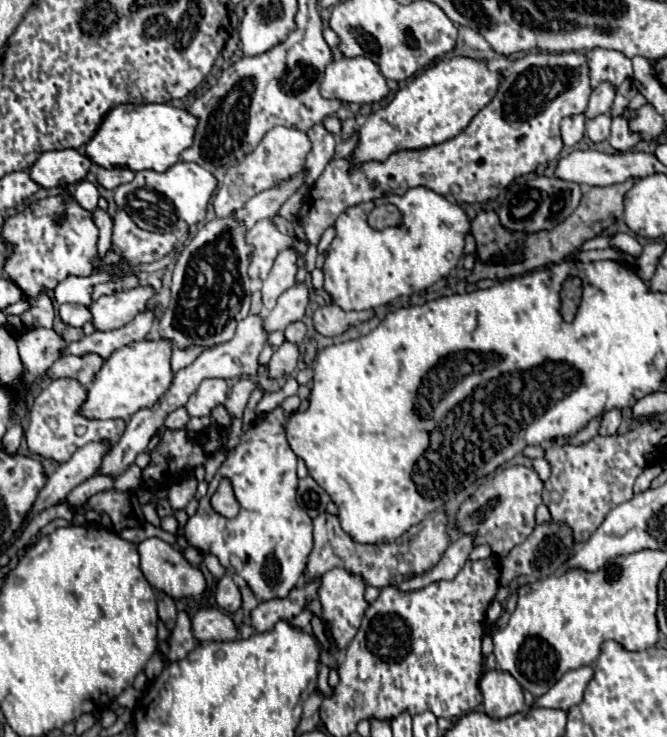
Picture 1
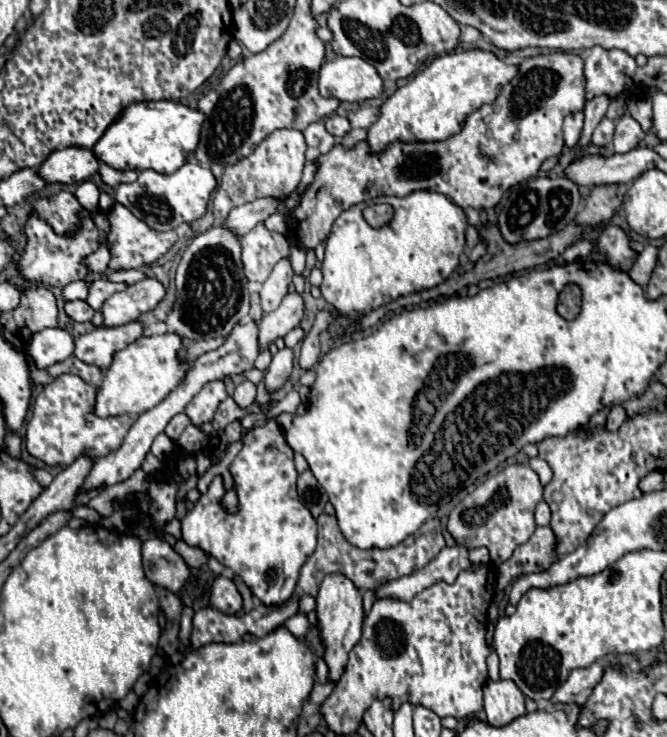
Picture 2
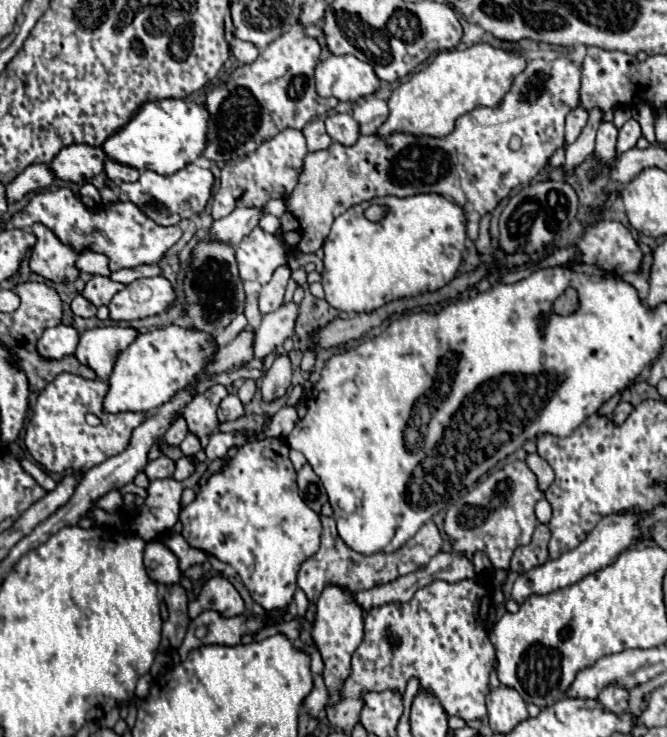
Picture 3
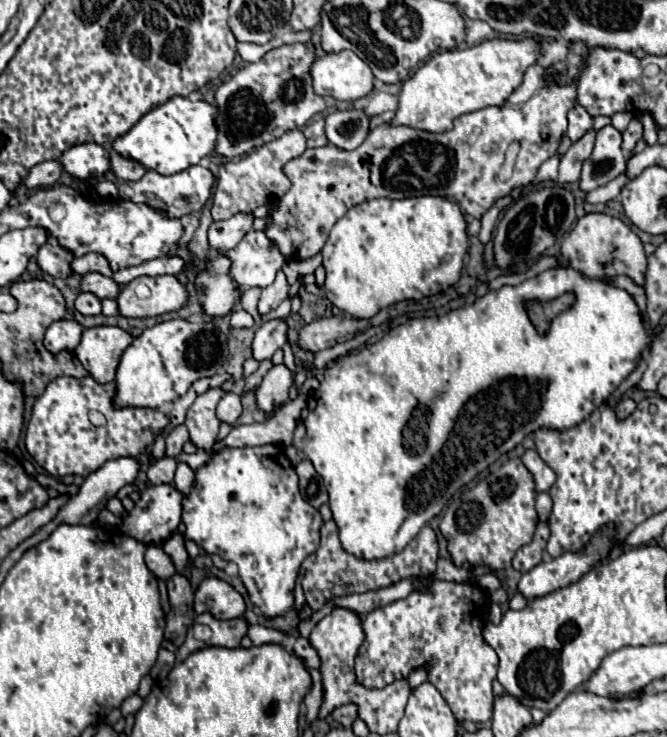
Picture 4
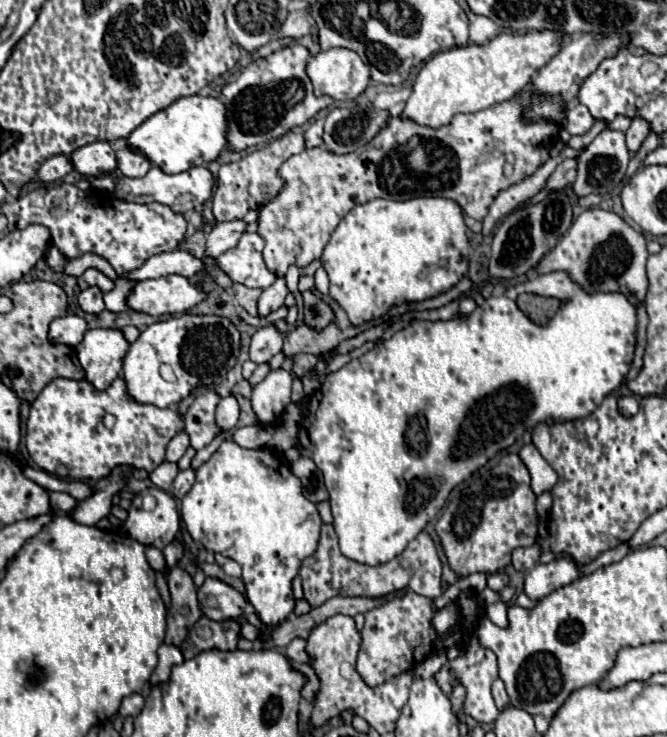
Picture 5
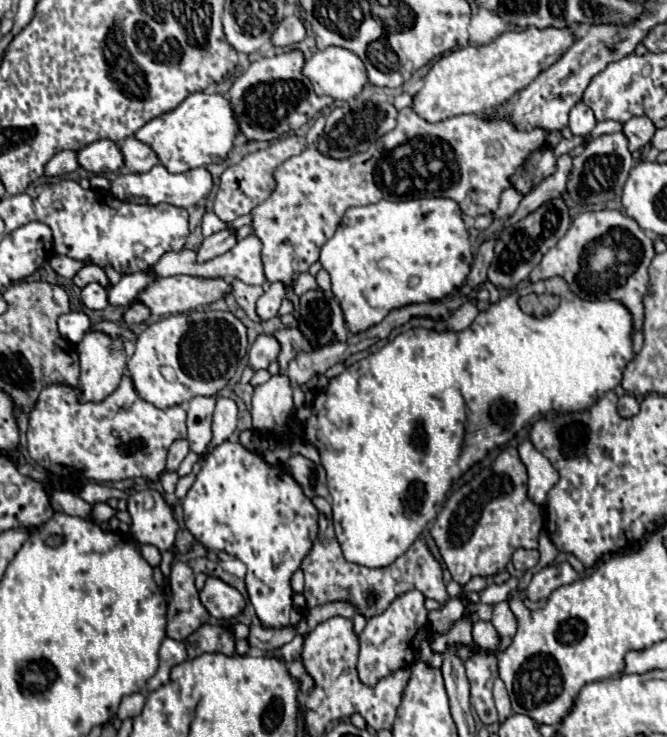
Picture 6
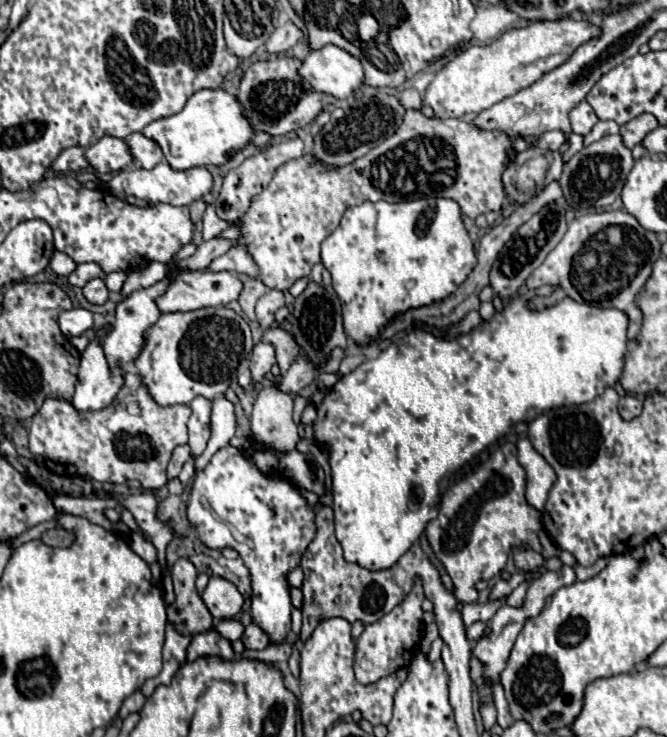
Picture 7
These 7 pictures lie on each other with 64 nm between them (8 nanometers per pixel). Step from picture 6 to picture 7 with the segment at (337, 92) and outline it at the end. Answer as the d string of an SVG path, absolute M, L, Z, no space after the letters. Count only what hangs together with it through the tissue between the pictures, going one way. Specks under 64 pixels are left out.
M338 46L312 50L300 66L300 76L306 78L316 92L328 92L336 98L348 98L364 80L360 60Z

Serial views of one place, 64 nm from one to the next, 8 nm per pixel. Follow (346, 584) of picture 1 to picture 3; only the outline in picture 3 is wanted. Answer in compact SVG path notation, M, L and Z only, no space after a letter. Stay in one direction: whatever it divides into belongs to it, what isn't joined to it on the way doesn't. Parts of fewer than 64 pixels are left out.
M328 586L318 604L318 614L312 626L312 640L316 644L316 648L322 654L324 660L324 682L326 688L330 692L330 700L328 704L338 704L340 702L340 692L344 688L344 682L350 676L350 660L352 660L352 652L360 646L362 638L364 638L364 620L362 620L362 608L354 602L354 596L348 590L342 590L338 586Z

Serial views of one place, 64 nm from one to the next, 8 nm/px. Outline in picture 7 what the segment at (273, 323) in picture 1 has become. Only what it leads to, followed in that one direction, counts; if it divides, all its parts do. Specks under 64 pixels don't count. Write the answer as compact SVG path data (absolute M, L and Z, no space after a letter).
M256 344L252 358L250 358L250 372L252 372L252 382L256 384L264 384L266 382L266 374L270 372L272 364L274 364L274 348L272 344Z

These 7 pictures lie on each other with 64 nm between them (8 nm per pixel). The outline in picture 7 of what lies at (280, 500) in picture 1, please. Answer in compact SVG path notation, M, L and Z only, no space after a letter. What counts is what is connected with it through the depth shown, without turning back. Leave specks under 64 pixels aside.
M226 446L194 478L188 520L196 526L208 548L234 548L250 570L252 616L272 644L284 644L290 636L290 592L286 574L300 564L300 556L316 534L314 510L294 484L280 474L258 472L244 450Z

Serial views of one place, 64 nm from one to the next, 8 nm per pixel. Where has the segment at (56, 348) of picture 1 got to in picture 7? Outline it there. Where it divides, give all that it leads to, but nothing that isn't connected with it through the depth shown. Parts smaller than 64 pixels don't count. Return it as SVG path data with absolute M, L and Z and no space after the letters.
M72 308L72 310L64 310L59 315L58 324L63 335L71 338L80 336L87 330L93 328L94 316L92 312L84 310L84 308Z

